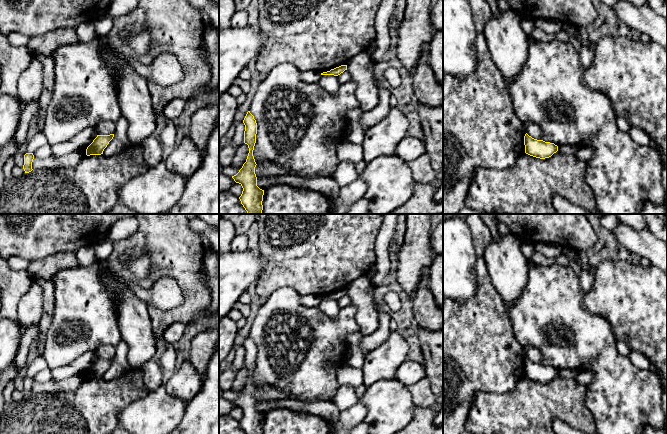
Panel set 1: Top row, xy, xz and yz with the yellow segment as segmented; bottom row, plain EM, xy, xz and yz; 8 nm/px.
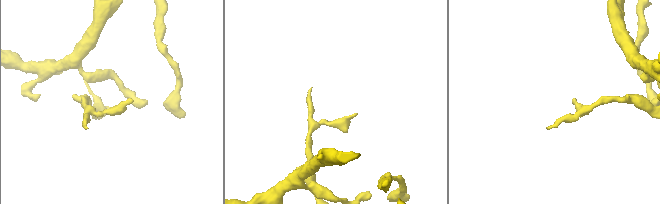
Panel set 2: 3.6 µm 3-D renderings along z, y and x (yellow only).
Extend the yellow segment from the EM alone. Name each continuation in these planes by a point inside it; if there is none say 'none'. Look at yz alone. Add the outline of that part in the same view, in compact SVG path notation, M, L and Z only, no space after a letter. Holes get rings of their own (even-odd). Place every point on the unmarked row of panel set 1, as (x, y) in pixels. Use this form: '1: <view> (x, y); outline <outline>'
none

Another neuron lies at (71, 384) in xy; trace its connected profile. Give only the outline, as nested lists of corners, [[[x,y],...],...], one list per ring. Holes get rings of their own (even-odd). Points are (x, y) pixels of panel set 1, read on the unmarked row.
[[[86,373],[75,374],[67,379],[57,381],[51,379],[47,382],[34,382],[32,386],[33,394],[54,393],[56,391],[76,391],[87,379]]]

